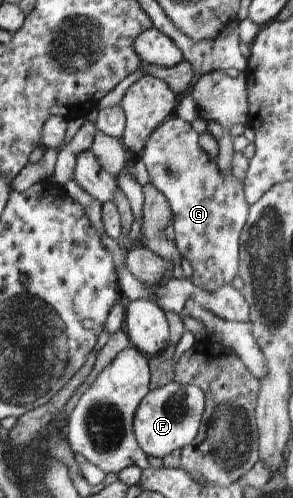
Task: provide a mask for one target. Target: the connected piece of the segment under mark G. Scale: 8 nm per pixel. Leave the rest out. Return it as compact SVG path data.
M178 115L168 118L148 137L139 156L152 183L168 201L173 214L175 245L192 266L190 280L210 292L231 285L239 276L239 236L249 215L242 192L226 198L224 174L200 146L199 134Z

